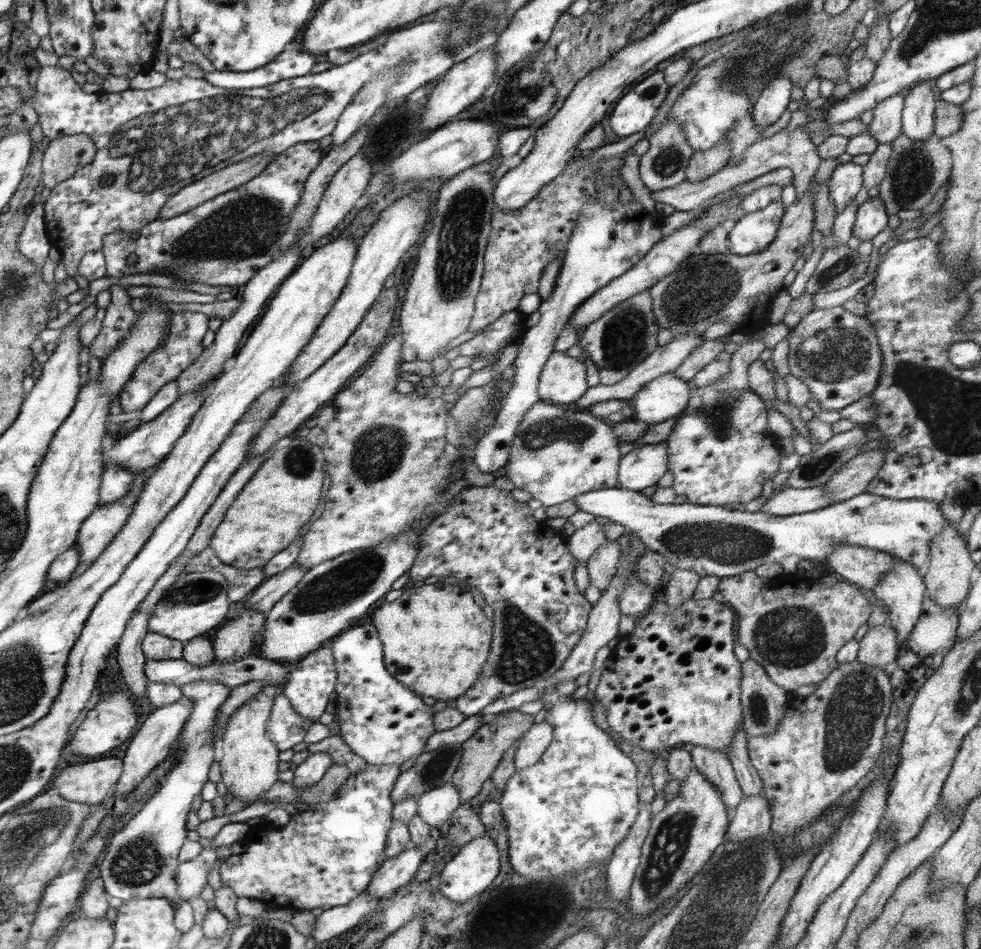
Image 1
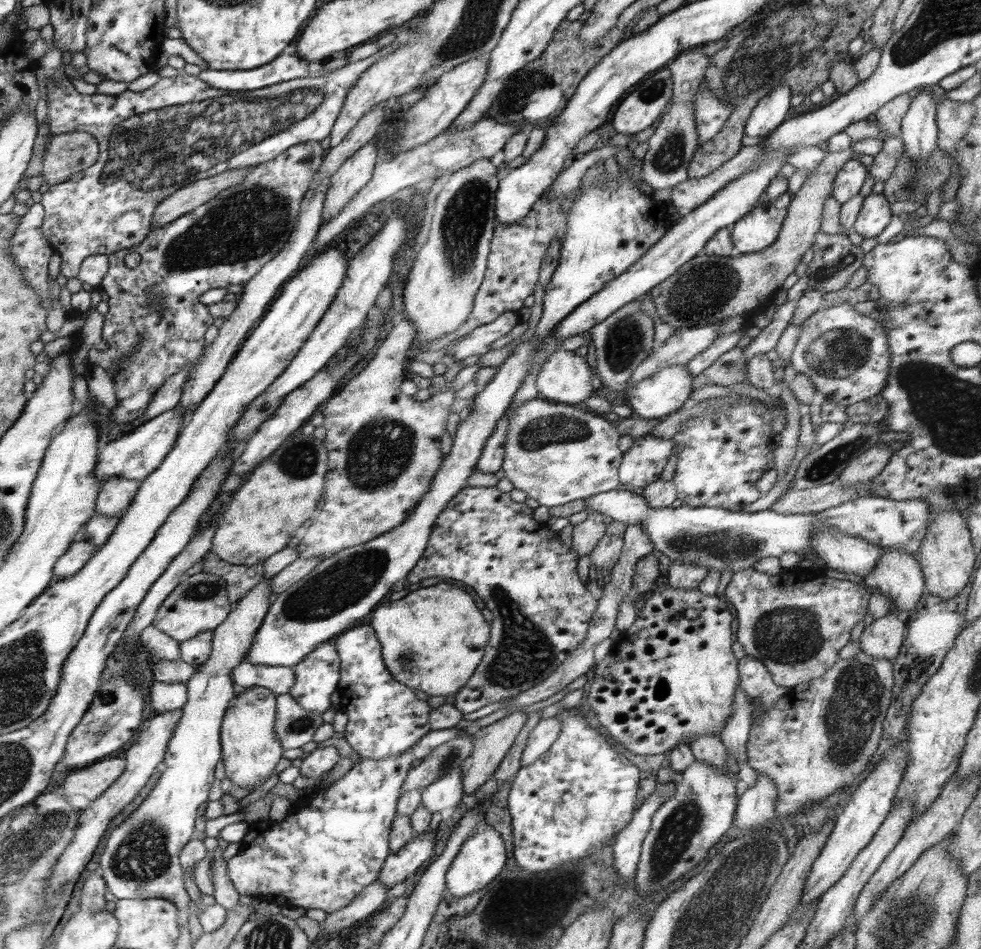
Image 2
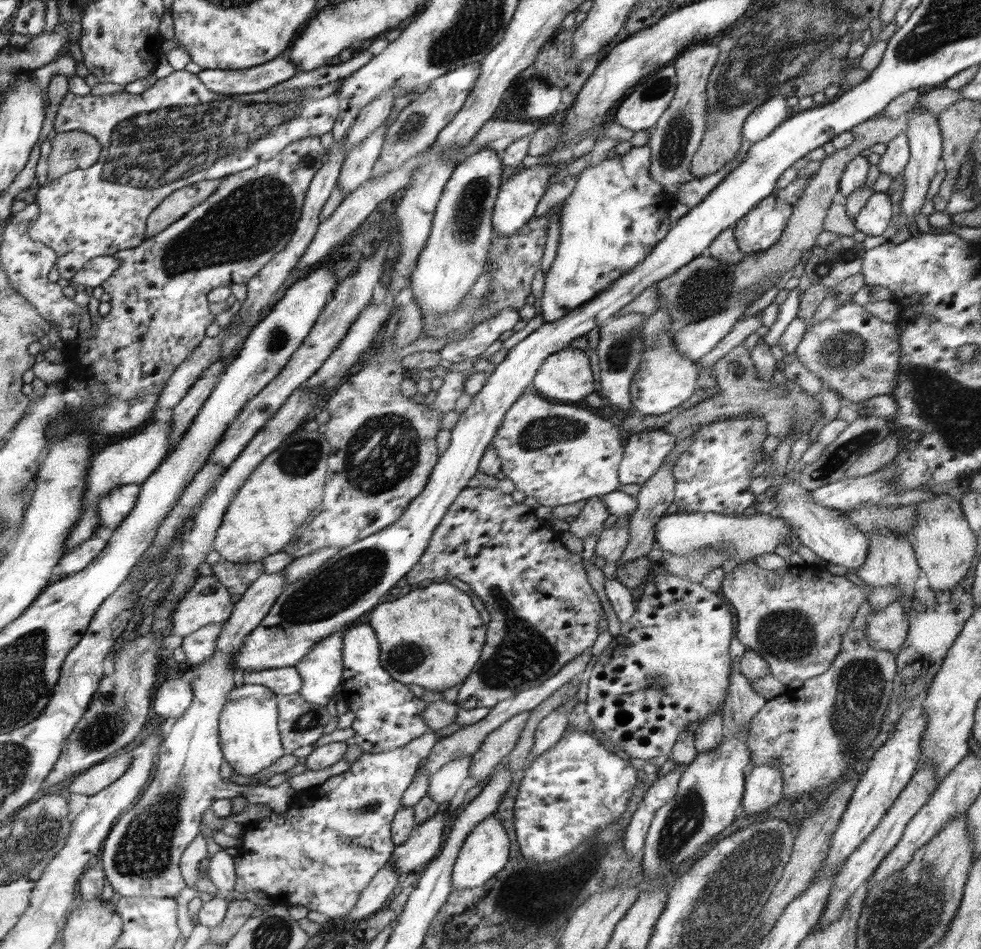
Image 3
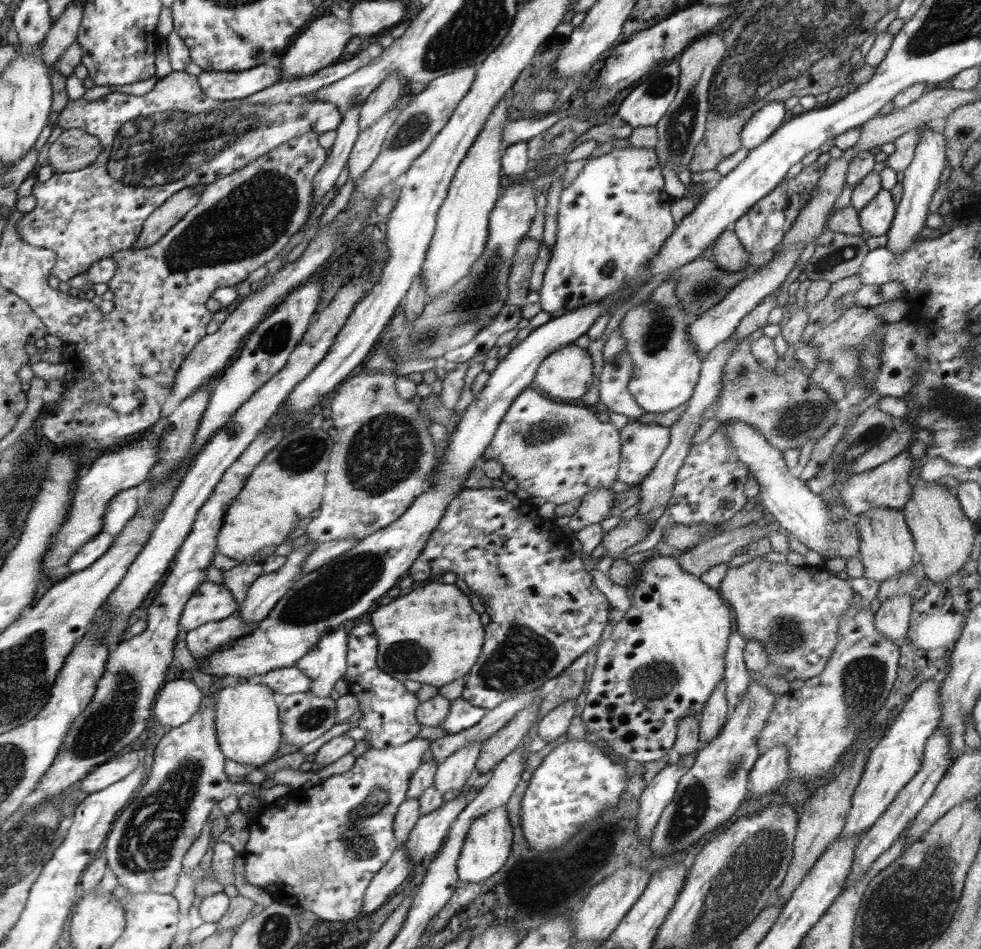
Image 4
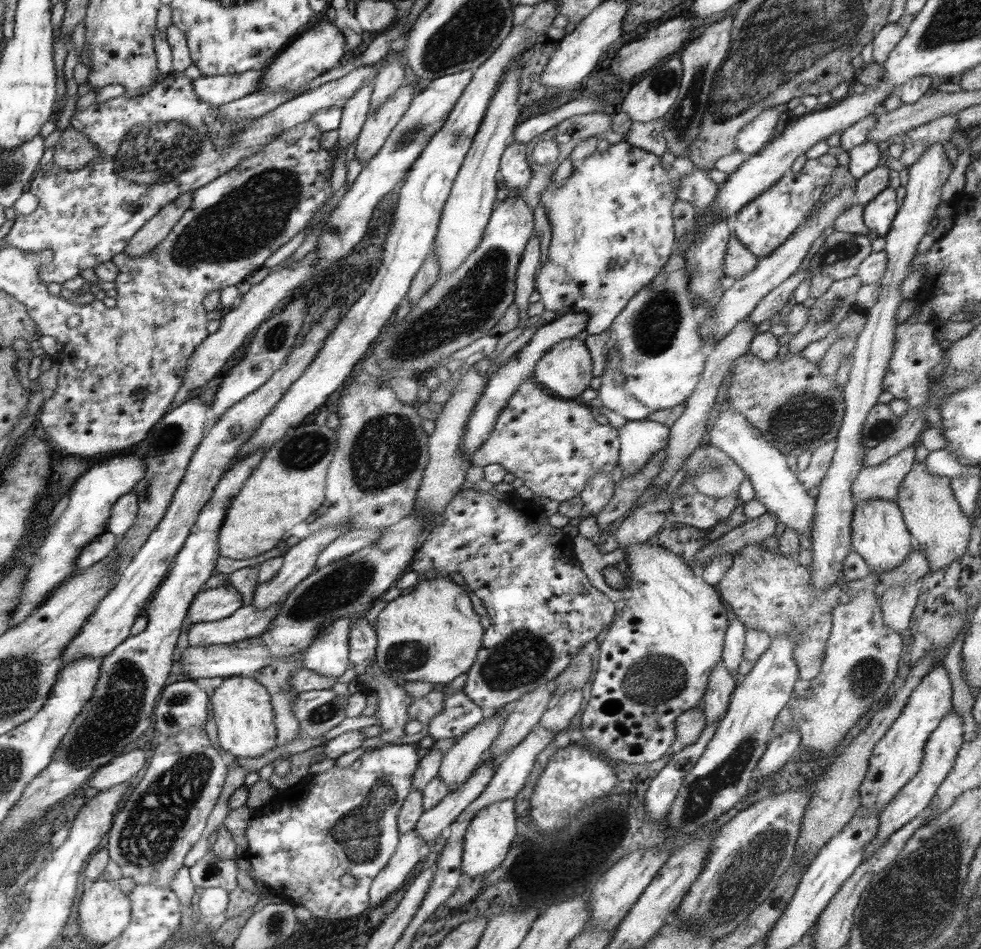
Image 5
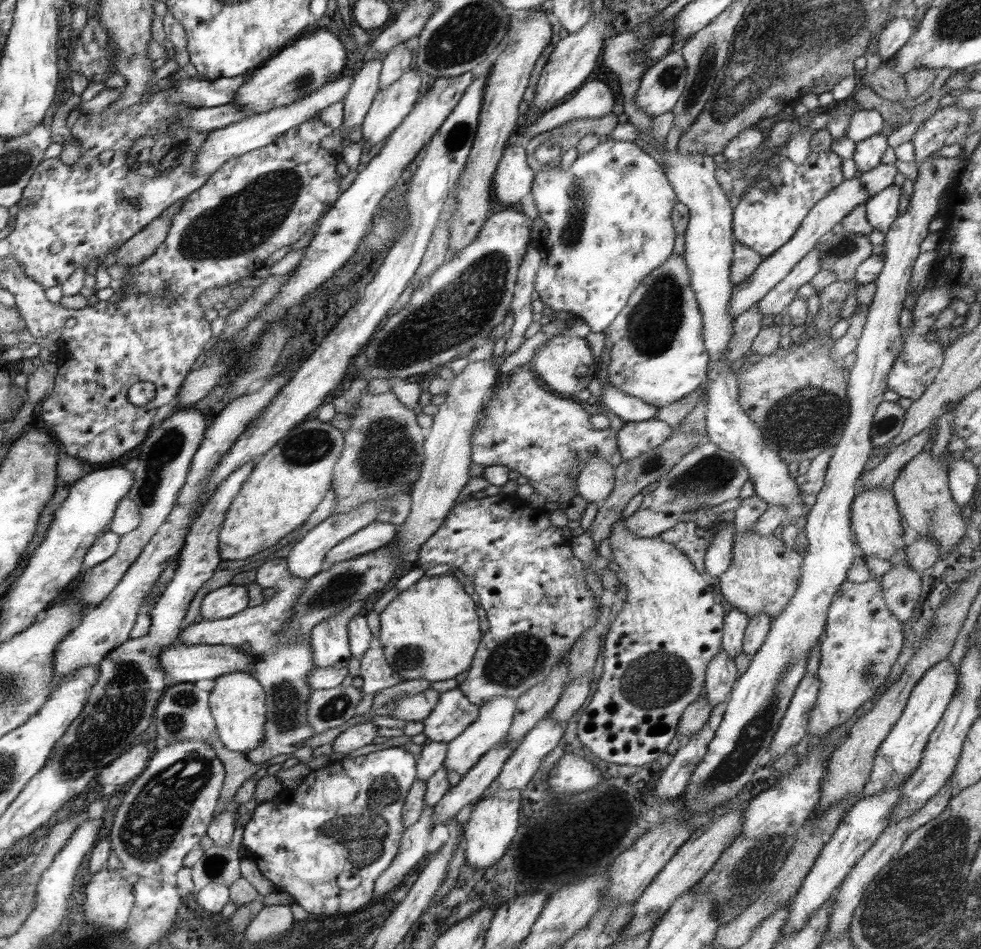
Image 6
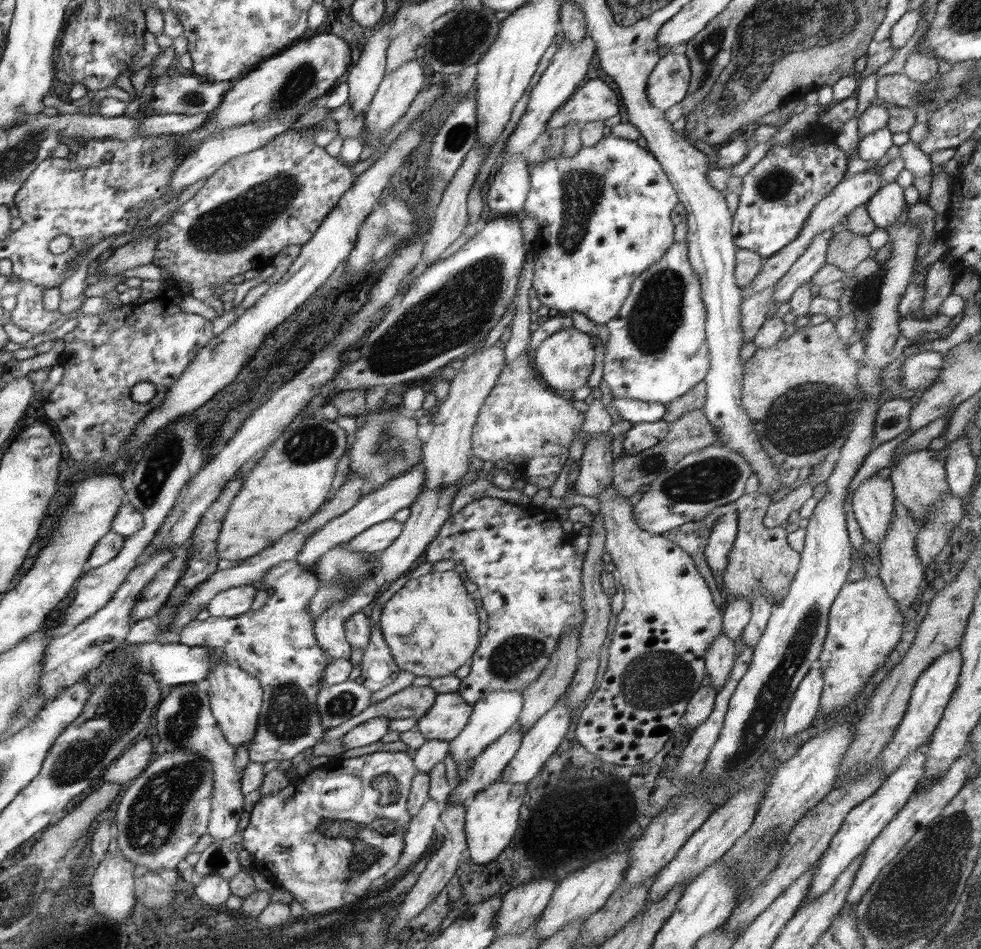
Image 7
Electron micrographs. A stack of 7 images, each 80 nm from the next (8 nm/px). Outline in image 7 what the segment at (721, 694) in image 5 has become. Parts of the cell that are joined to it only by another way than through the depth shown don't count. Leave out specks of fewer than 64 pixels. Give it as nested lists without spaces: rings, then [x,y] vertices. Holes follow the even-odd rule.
[[[719,634],[708,650],[706,659],[706,670],[709,671],[710,685],[720,692],[726,685],[736,657],[736,648],[732,638],[725,634]]]

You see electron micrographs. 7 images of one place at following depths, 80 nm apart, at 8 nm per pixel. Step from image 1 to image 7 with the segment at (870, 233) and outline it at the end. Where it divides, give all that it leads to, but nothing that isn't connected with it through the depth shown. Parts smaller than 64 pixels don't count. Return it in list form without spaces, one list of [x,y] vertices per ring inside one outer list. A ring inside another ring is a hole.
[[[891,182],[880,187],[880,190],[865,204],[870,218],[880,228],[889,228],[897,222],[906,205],[905,189],[897,182]]]

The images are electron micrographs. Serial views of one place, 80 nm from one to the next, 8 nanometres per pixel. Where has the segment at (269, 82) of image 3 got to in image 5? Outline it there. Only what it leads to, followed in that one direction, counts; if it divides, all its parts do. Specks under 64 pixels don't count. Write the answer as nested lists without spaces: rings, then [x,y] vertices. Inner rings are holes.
[[[248,70],[242,74],[202,75],[195,79],[198,96],[215,107],[254,94],[261,86],[264,70]]]

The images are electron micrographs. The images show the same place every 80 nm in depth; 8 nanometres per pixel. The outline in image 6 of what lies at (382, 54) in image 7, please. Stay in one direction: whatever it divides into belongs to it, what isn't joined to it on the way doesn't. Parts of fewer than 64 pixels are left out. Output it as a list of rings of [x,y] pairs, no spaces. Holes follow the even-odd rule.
[[[366,58],[363,66],[354,74],[353,85],[343,100],[343,128],[361,126],[366,114],[373,105],[379,91],[379,77],[383,59]]]

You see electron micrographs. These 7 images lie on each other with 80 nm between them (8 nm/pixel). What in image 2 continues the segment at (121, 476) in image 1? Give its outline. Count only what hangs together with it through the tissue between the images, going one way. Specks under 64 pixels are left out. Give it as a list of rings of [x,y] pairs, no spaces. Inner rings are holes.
[[[110,478],[108,482],[100,484],[101,490],[97,496],[97,514],[120,515],[132,504],[136,491],[140,487],[141,481],[126,480],[126,478]]]

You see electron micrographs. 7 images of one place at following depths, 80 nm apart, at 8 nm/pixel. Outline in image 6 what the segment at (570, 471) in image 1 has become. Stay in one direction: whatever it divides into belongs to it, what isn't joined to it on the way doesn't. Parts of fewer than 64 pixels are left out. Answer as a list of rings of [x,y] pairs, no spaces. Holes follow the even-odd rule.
[[[525,364],[516,367],[509,373],[502,373],[502,375],[498,378],[500,383],[494,387],[493,394],[490,395],[490,399],[485,404],[484,410],[481,412],[480,422],[477,422],[477,427],[473,430],[473,439],[472,439],[472,449],[473,449],[473,463],[482,465],[483,467],[490,467],[495,465],[501,465],[507,467],[511,471],[516,471],[521,475],[521,480],[526,481],[528,484],[532,485],[532,488],[536,492],[542,494],[542,496],[550,497],[554,492],[558,492],[559,496],[568,496],[570,492],[572,492],[573,488],[577,485],[577,481],[570,480],[568,475],[570,475],[570,469],[572,467],[576,468],[584,468],[588,465],[590,459],[594,456],[600,456],[600,459],[604,459],[604,461],[610,461],[612,459],[612,454],[618,450],[618,446],[620,444],[616,444],[616,432],[614,430],[610,430],[606,428],[606,430],[596,430],[596,428],[592,428],[592,422],[590,422],[590,414],[584,410],[582,404],[578,402],[574,402],[571,398],[561,397],[557,394],[554,394],[552,391],[548,390],[541,382],[538,380],[535,372],[532,370],[530,364]]]

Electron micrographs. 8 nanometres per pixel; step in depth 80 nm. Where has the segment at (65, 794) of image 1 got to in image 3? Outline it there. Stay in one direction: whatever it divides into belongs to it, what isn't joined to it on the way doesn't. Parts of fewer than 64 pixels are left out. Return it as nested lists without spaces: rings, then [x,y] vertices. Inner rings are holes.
[[[130,751],[122,752],[122,756],[114,755],[114,758],[108,758],[106,762],[102,761],[98,766],[94,765],[76,778],[71,778],[68,788],[74,794],[98,794],[116,782],[130,768],[132,760]]]

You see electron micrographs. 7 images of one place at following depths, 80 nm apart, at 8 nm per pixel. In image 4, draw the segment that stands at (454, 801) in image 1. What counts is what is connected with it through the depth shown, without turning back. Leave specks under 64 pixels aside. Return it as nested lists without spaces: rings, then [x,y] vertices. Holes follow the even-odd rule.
[[[484,741],[469,742],[464,748],[448,757],[443,764],[437,766],[433,784],[442,794],[460,792],[466,780],[470,778],[472,770],[476,768],[477,754]]]

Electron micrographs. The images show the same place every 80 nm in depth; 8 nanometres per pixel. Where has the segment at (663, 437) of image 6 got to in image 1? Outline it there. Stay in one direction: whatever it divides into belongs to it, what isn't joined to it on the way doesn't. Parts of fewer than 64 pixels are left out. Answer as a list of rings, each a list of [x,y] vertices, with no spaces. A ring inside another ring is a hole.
[[[666,442],[636,447],[621,461],[618,474],[620,486],[642,491],[654,486],[669,468],[669,451]]]

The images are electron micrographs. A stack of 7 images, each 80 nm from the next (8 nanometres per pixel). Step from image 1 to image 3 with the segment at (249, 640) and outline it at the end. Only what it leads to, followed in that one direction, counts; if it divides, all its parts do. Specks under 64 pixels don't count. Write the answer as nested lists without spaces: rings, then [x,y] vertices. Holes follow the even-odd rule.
[[[283,570],[274,574],[262,573],[233,606],[230,618],[223,624],[221,636],[217,638],[216,653],[205,663],[195,665],[192,684],[192,702],[186,712],[176,719],[172,730],[163,739],[159,748],[154,779],[140,794],[132,810],[122,813],[103,842],[96,861],[101,864],[105,879],[114,893],[121,897],[178,898],[186,889],[186,881],[180,870],[180,859],[186,847],[196,840],[200,832],[202,812],[208,810],[218,799],[241,796],[249,803],[266,804],[272,812],[284,814],[297,791],[288,781],[274,788],[266,785],[244,787],[224,782],[220,776],[222,746],[220,741],[221,713],[227,695],[234,691],[233,658],[239,654],[249,634],[261,625],[265,616],[277,602],[285,589]]]

